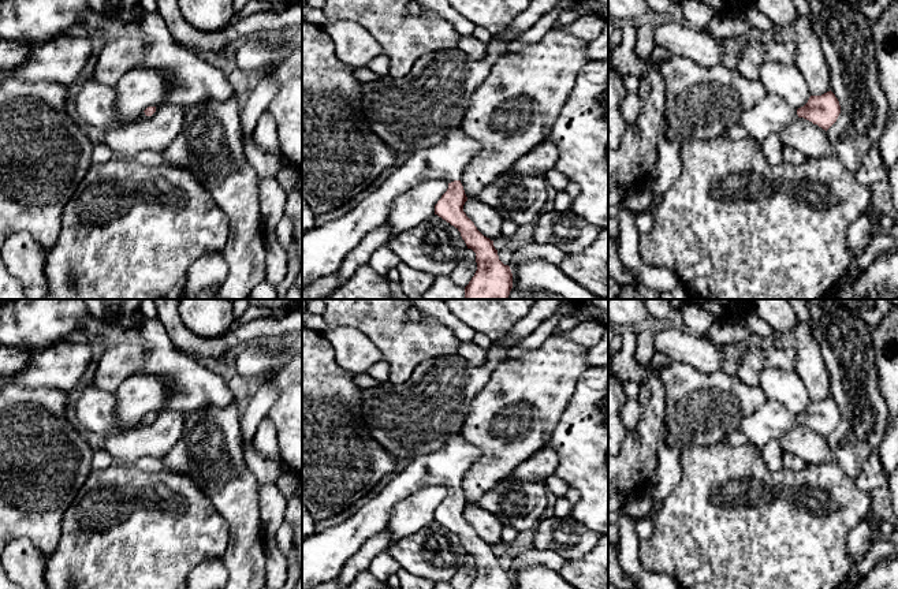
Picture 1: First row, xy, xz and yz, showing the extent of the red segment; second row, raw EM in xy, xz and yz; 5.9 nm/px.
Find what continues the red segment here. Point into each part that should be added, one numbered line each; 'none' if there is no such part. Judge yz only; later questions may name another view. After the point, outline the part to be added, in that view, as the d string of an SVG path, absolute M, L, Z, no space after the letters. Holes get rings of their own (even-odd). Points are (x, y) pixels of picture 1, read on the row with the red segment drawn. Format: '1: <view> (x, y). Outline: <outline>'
1: yz (771, 115). Outline: M765 94L750 111L745 112L741 124L752 139L761 143L770 137L779 137L780 131L798 119L797 109L774 94Z

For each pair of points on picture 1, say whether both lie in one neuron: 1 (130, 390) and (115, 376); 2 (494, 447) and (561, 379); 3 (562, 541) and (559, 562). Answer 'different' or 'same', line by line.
1: different
2: same
3: different

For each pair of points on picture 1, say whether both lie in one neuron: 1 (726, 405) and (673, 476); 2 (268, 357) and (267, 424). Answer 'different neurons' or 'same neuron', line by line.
1: same neuron
2: different neurons

